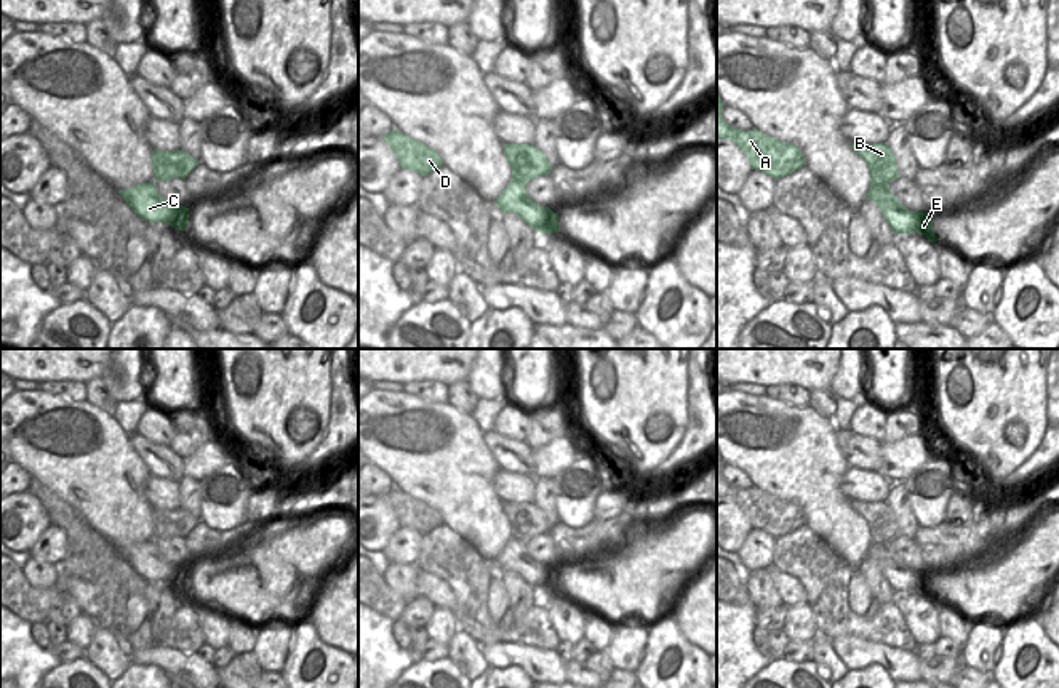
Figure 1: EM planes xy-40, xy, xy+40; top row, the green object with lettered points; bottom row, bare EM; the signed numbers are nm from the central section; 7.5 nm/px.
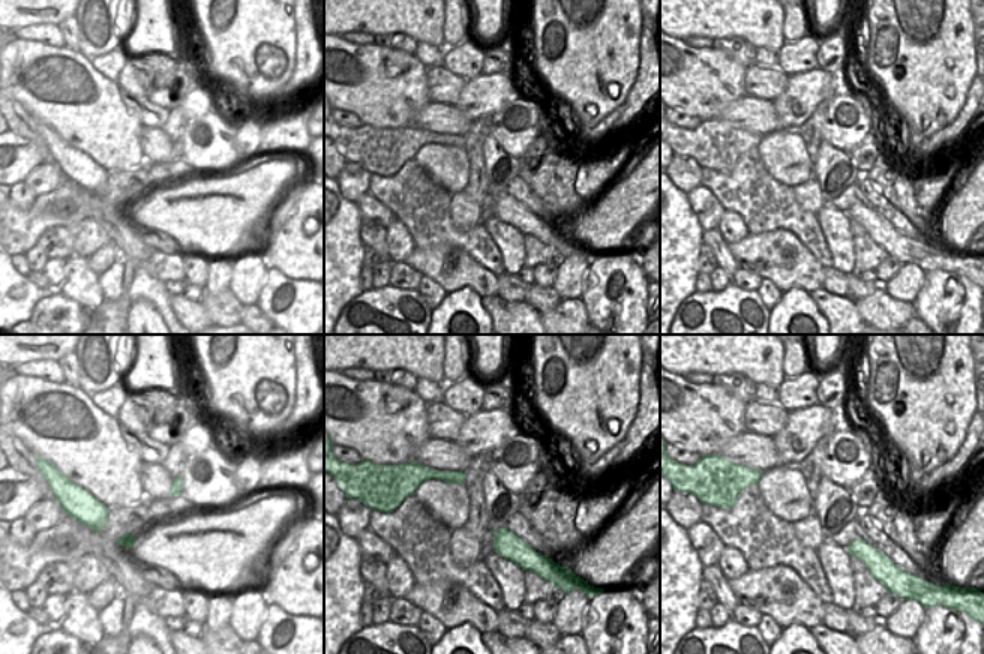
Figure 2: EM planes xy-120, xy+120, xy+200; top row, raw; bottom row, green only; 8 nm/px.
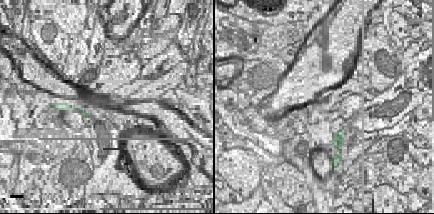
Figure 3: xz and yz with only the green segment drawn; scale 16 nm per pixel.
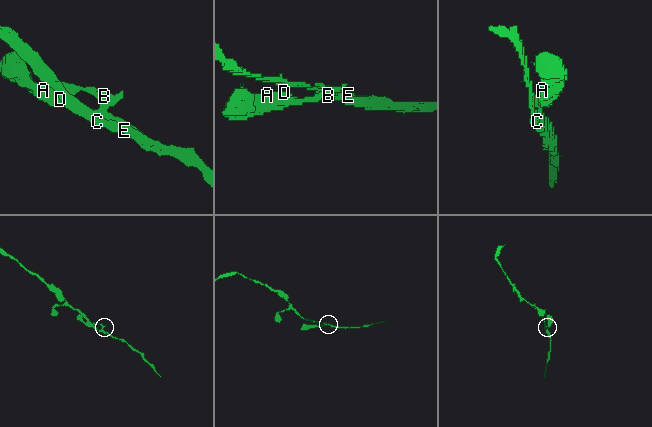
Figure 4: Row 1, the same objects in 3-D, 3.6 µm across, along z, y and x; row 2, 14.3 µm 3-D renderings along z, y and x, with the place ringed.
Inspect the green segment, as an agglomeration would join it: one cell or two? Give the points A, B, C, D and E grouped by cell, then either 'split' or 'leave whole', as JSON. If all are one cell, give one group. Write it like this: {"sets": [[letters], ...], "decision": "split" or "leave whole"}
{"sets": [["A", "B", "D"], ["C", "E"]], "decision": "split"}

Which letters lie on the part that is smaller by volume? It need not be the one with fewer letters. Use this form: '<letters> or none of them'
A, B, D

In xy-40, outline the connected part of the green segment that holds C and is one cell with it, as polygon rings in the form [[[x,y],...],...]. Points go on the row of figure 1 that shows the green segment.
[[[144,182],[118,190],[134,214],[149,222],[166,222],[176,230],[187,230],[189,208],[170,205],[157,190],[155,182]]]

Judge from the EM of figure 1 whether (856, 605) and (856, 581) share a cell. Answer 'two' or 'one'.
one

